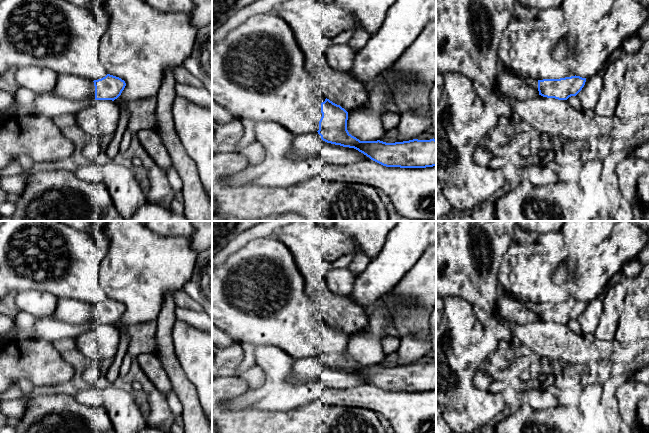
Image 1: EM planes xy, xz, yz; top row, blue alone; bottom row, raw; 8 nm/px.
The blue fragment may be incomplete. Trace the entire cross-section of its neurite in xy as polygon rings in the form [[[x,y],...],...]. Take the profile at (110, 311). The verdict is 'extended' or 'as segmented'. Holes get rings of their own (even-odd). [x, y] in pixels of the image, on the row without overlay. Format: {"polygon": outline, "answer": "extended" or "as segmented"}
{"polygon": [[[61,298],[57,301],[55,312],[46,318],[75,325],[114,325],[121,319],[125,310],[124,304],[110,298],[94,305],[76,299]]], "answer": "extended"}

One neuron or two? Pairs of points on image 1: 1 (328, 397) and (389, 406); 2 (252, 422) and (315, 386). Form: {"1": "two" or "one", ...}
{"1": "one", "2": "two"}

